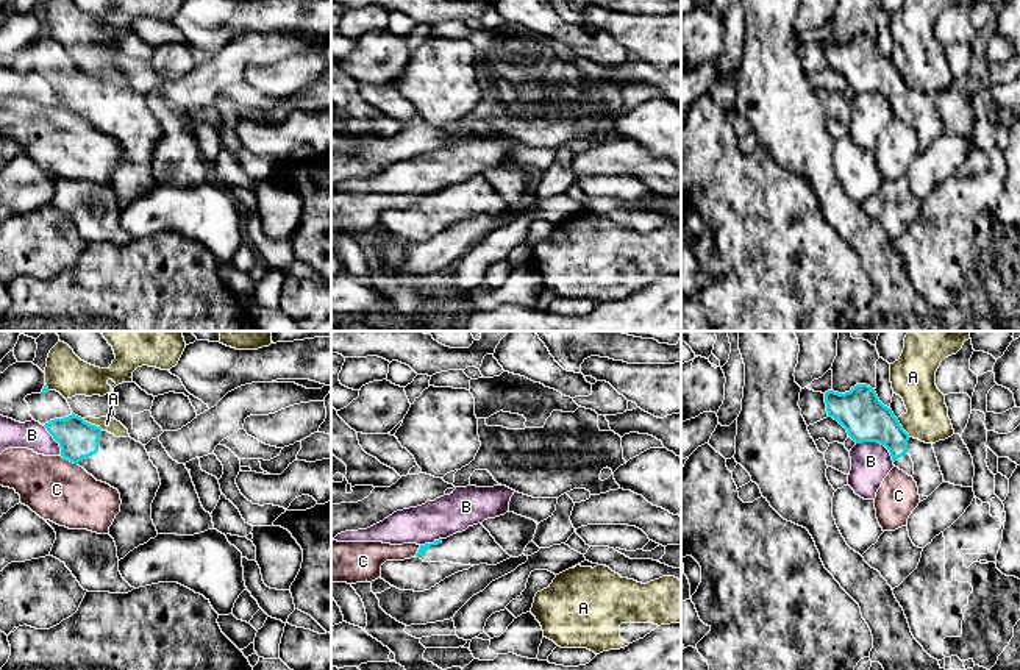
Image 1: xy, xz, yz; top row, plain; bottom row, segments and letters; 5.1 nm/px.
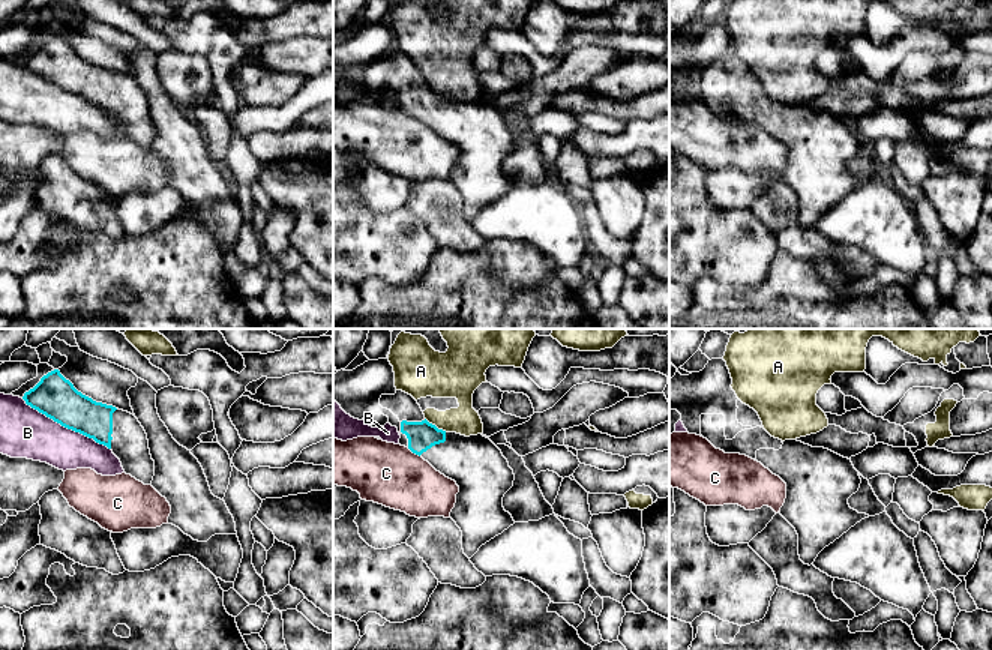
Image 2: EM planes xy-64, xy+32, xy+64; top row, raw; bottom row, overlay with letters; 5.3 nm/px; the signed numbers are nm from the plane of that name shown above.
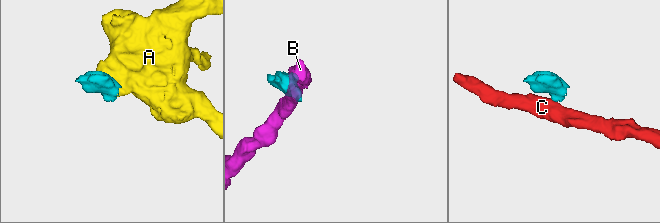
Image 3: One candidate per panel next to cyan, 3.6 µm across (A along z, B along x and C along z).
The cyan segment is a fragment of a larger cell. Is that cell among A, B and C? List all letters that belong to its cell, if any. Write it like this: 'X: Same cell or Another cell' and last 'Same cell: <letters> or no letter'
A: Another cell
B: Another cell
C: Another cell
Same cell: no letter

